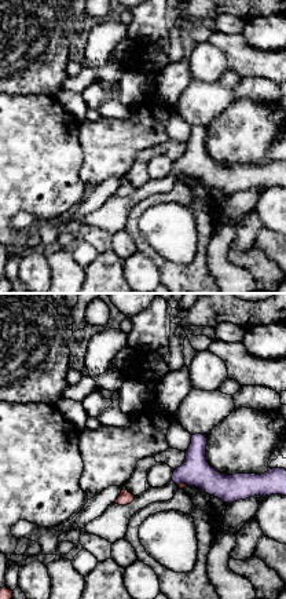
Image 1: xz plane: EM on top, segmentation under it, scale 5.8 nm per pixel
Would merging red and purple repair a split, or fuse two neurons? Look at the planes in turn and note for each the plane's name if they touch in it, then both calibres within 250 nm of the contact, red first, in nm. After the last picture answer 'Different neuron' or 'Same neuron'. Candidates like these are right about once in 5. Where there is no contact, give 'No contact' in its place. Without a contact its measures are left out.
Touches red in xz. Thickness 30 nm (red) against 180 nm

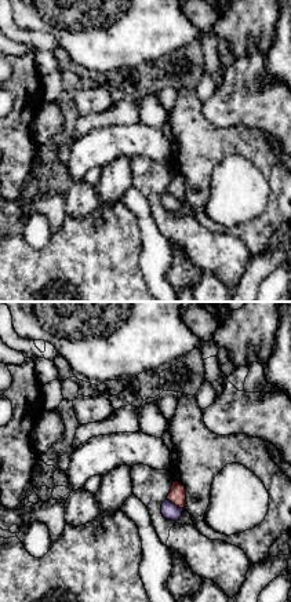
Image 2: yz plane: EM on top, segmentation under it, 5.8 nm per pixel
Touches red in yz. Thickness 100 nm (red) against 90 nm

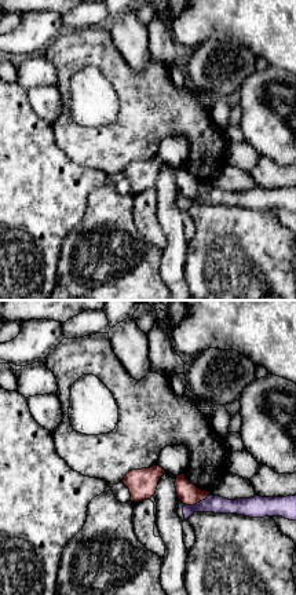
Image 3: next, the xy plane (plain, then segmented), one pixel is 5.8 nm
Touches red in xy. Thickness 120 nm (red) against 100 nm

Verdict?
Different neuron

